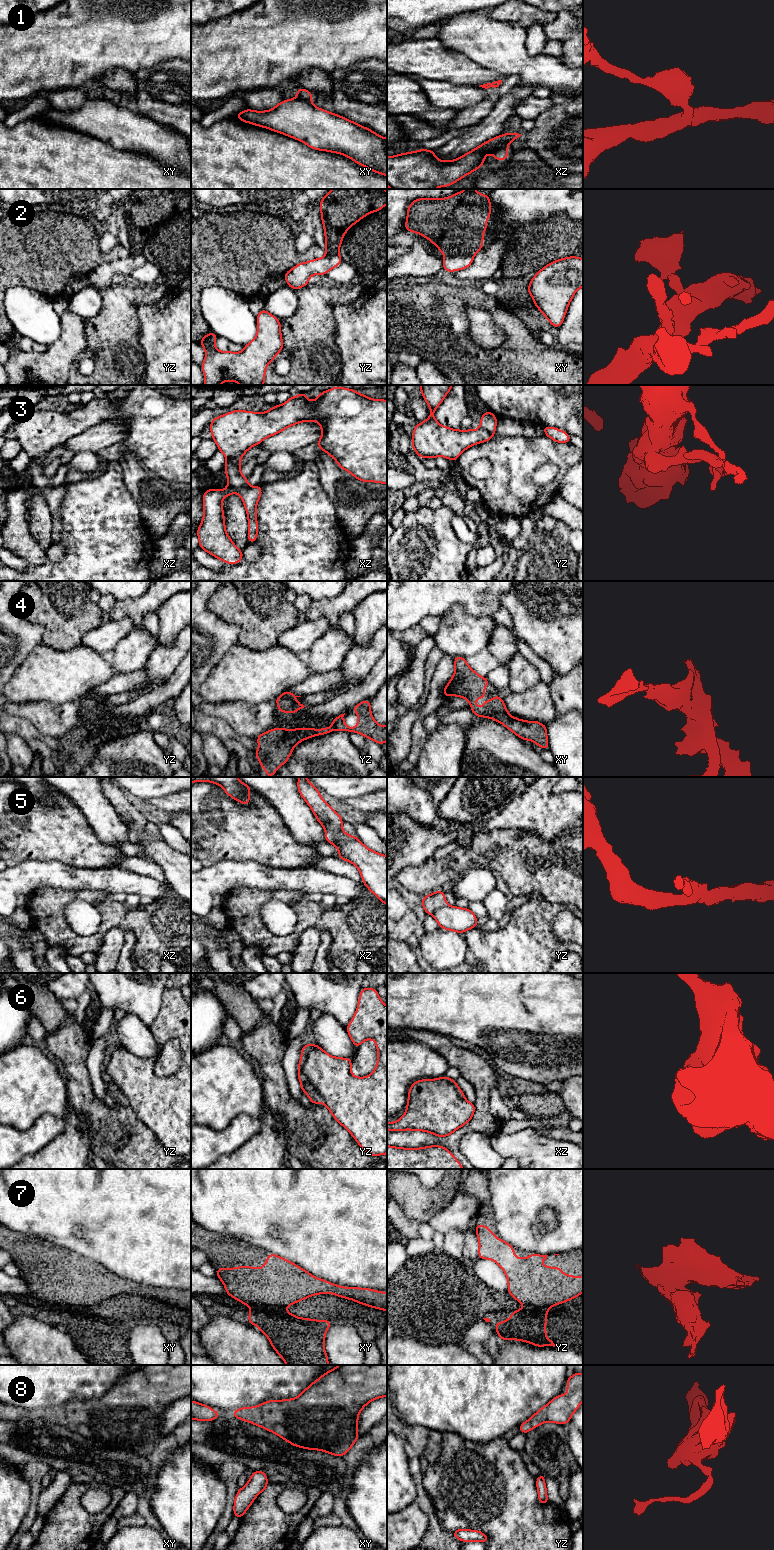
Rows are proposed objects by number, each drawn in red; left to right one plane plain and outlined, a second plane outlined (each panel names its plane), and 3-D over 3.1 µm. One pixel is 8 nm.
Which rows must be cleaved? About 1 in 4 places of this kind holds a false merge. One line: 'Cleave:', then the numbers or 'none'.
Cleave: 1, 2, 3, 5, 6, 7

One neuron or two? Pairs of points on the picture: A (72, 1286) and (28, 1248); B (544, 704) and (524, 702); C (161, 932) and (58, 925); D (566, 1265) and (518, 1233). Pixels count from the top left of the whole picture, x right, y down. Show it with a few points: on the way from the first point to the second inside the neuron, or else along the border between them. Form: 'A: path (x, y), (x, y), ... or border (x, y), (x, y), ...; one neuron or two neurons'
A: path (61, 1277), (56, 1276), (39, 1259); one neuron
B: path (539, 704), (529, 704); one neuron
C: path (135, 922), (111, 922), (92, 941), (83, 941); one neuron
D: border (553, 1253), (548, 1255); two neurons

